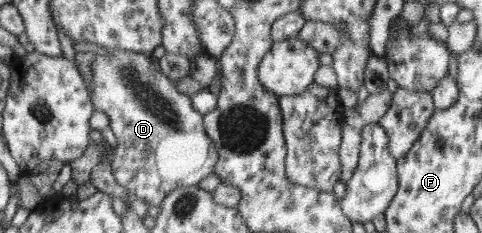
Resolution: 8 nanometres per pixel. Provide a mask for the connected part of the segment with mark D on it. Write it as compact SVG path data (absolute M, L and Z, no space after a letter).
M107 49L107 51L109 54L106 55L95 54L97 59L92 63L94 76L93 82L90 84L91 103L93 103L93 108L102 110L107 115L110 120L109 126L113 130L118 143L115 153L113 150L112 174L121 186L124 186L129 192L135 194L137 198L141 198L141 200L149 206L159 207L162 205L167 194L173 192L173 190L177 190L184 186L197 185L199 181L201 182L201 180L205 178L205 176L209 176L209 174L215 172L215 168L218 168L218 162L220 160L218 149L215 146L214 141L210 138L210 135L207 133L205 116L193 107L191 96L180 93L176 88L177 83L173 84L167 80L161 72L160 66L156 66L156 64L159 64L157 58L154 58L152 55L137 54L135 51L131 50Z

